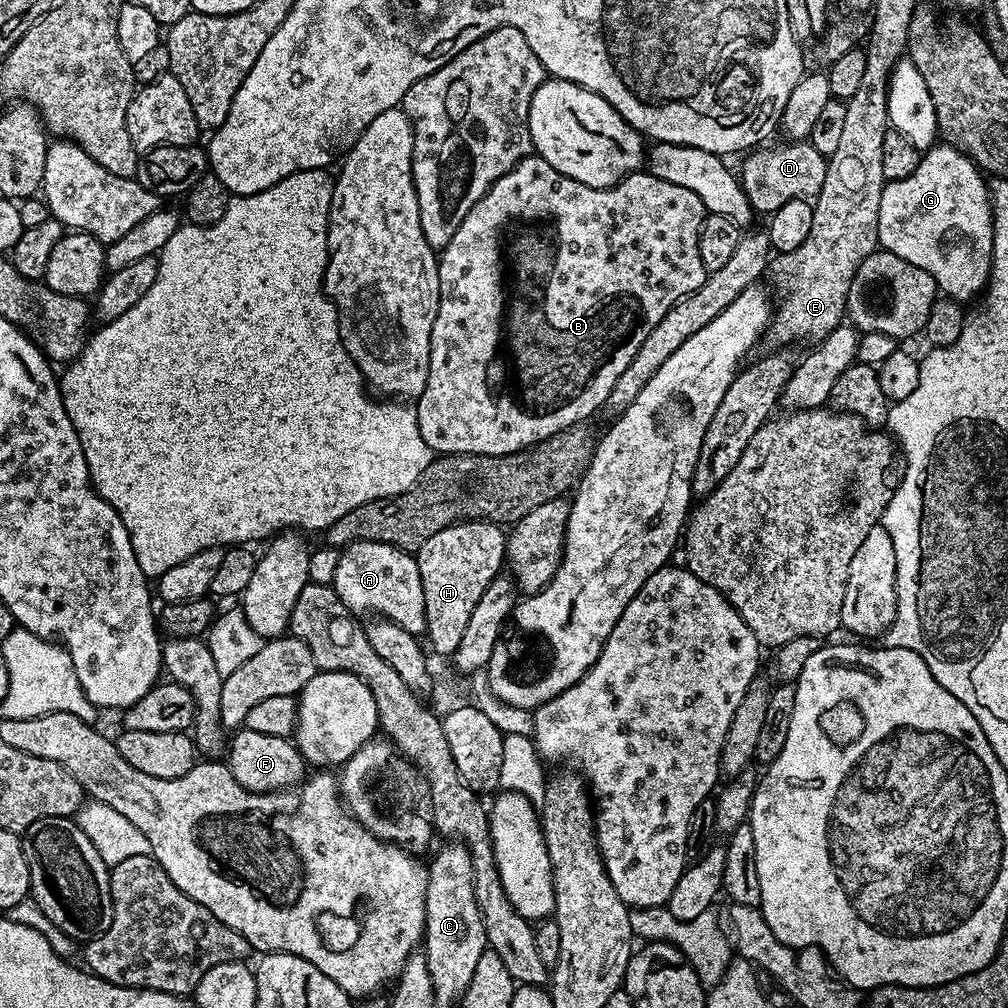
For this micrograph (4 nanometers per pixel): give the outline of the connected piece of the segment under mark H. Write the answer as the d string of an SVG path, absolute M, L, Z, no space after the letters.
M466 520L446 530L438 530L434 538L426 538L426 542L415 553L418 562L418 574L422 578L422 594L424 595L424 613L426 626L424 632L438 655L450 658L454 650L458 650L458 642L462 642L462 634L470 623L470 614L474 614L474 606L478 606L478 598L490 586L495 576L501 575L506 564L506 532L499 524L488 520Z

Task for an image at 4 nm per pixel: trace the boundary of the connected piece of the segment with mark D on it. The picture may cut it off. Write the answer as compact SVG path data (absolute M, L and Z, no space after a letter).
M783 142L776 144L773 148L769 146L760 146L755 150L749 151L743 157L744 165L738 168L738 179L741 187L744 188L746 198L750 206L757 212L771 214L777 212L786 202L791 200L815 201L816 195L822 190L822 182L826 182L826 170L828 162L823 154L815 149L815 146L809 142Z

